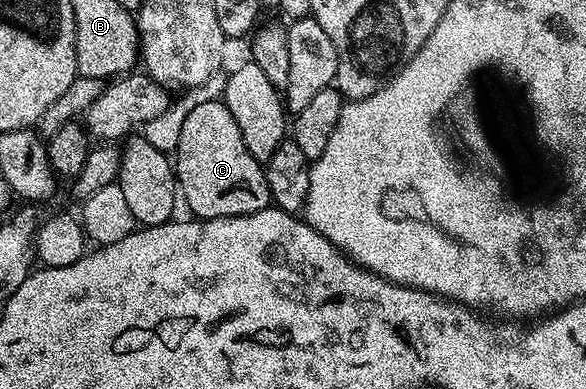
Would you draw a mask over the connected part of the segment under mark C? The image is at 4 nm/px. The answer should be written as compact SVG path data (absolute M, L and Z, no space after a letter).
M212 100L193 108L181 127L180 140L174 143L173 165L182 201L196 219L236 218L268 209L271 193L264 163L255 159L241 140L241 128L222 101Z

